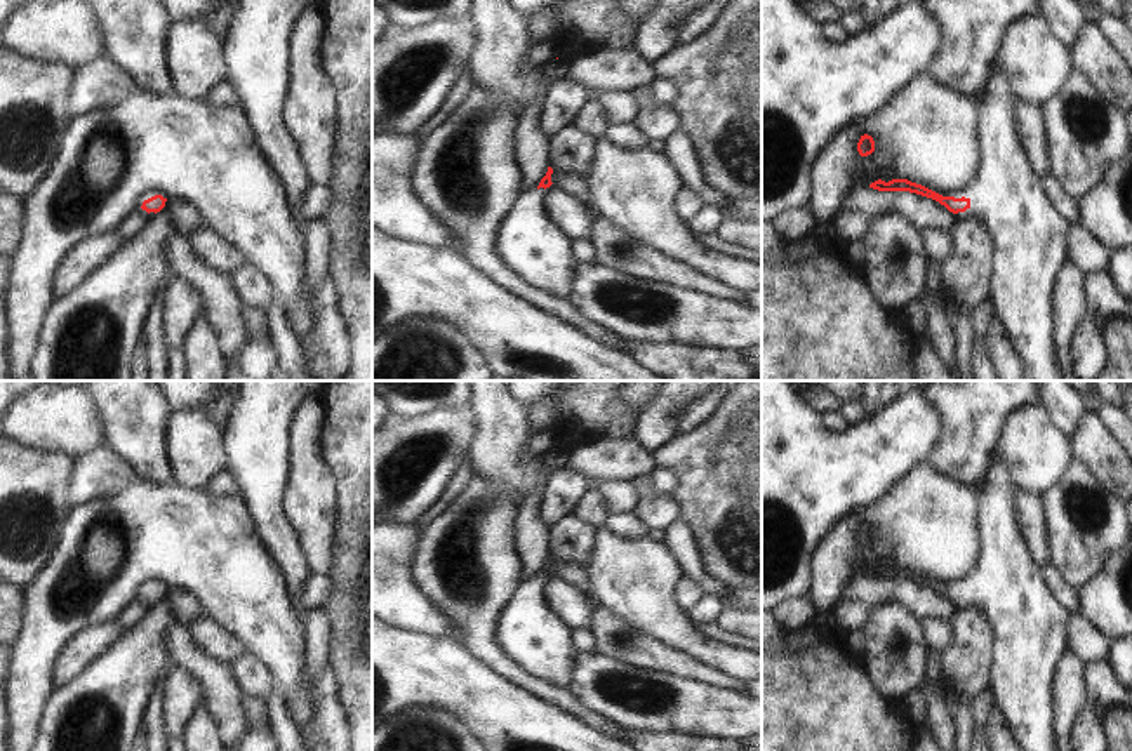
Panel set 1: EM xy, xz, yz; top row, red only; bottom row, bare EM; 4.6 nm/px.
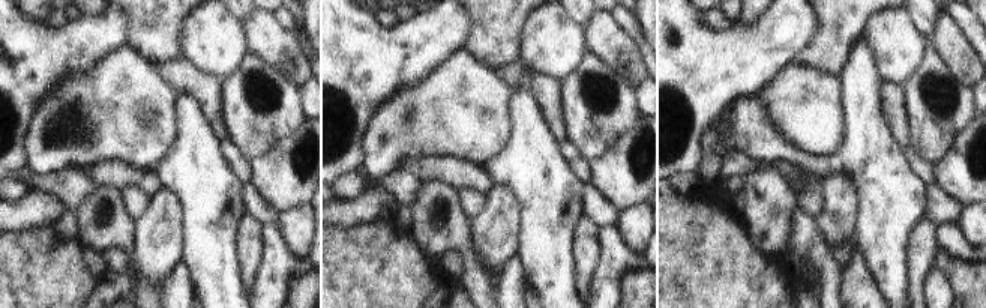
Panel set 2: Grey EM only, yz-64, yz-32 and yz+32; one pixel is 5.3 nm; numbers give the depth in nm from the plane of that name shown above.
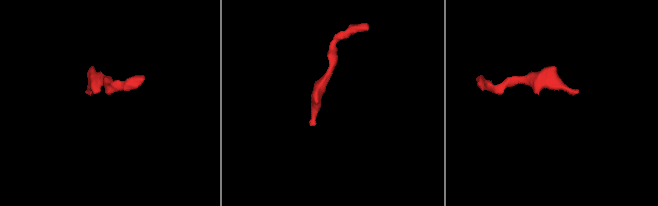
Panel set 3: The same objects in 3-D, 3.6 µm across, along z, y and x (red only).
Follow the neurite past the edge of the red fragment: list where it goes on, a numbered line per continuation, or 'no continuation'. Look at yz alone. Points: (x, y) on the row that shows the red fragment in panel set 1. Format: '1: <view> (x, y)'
1: yz (1030, 239)

